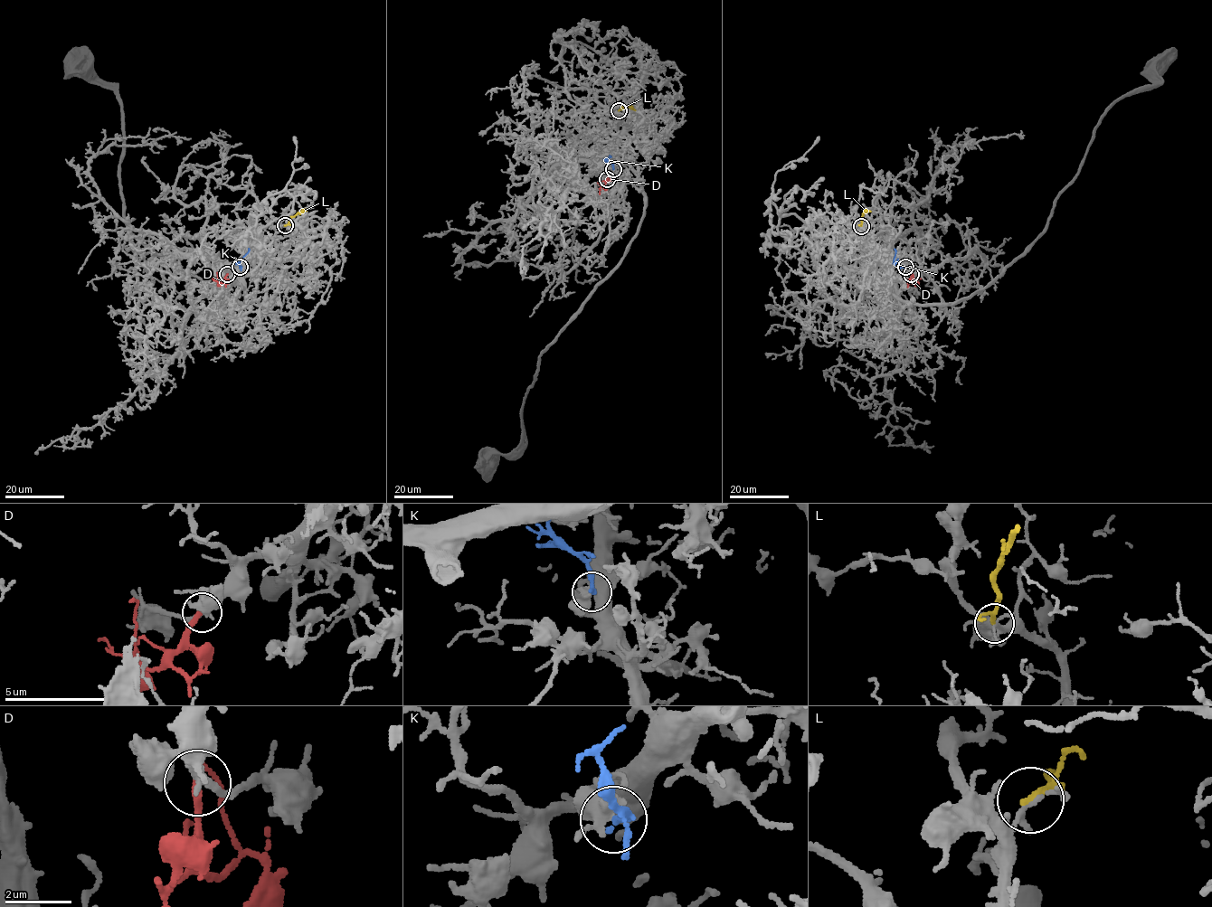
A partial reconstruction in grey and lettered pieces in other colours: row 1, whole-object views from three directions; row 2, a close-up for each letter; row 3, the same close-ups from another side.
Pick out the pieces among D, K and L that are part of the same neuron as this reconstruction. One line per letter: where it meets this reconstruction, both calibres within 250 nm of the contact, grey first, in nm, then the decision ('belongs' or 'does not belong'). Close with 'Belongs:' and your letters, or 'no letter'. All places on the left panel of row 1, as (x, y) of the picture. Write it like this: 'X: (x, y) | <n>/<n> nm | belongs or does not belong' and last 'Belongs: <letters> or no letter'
D: (227, 274) | 280/260 nm | belongs
K: (240, 267) | 440/240 nm | does not belong
L: (285, 225) | 120/200 nm | does not belong
Belongs: D

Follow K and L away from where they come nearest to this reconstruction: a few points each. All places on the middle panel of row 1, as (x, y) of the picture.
K: (613, 168), (606, 159), (610, 155)
L: (619, 110), (631, 107), (635, 110)

